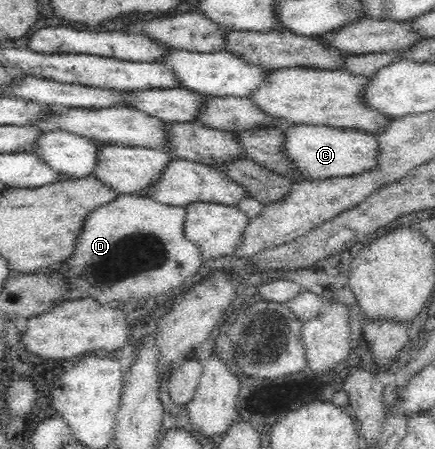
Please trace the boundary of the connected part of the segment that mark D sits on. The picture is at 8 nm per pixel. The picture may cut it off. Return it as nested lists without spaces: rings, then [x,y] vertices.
[[[120,194],[112,203],[88,214],[72,258],[55,269],[61,269],[71,277],[73,290],[83,292],[84,296],[94,298],[101,304],[119,305],[167,295],[170,289],[185,284],[204,262],[199,247],[185,236],[186,214],[185,206],[163,204],[148,196]]]

